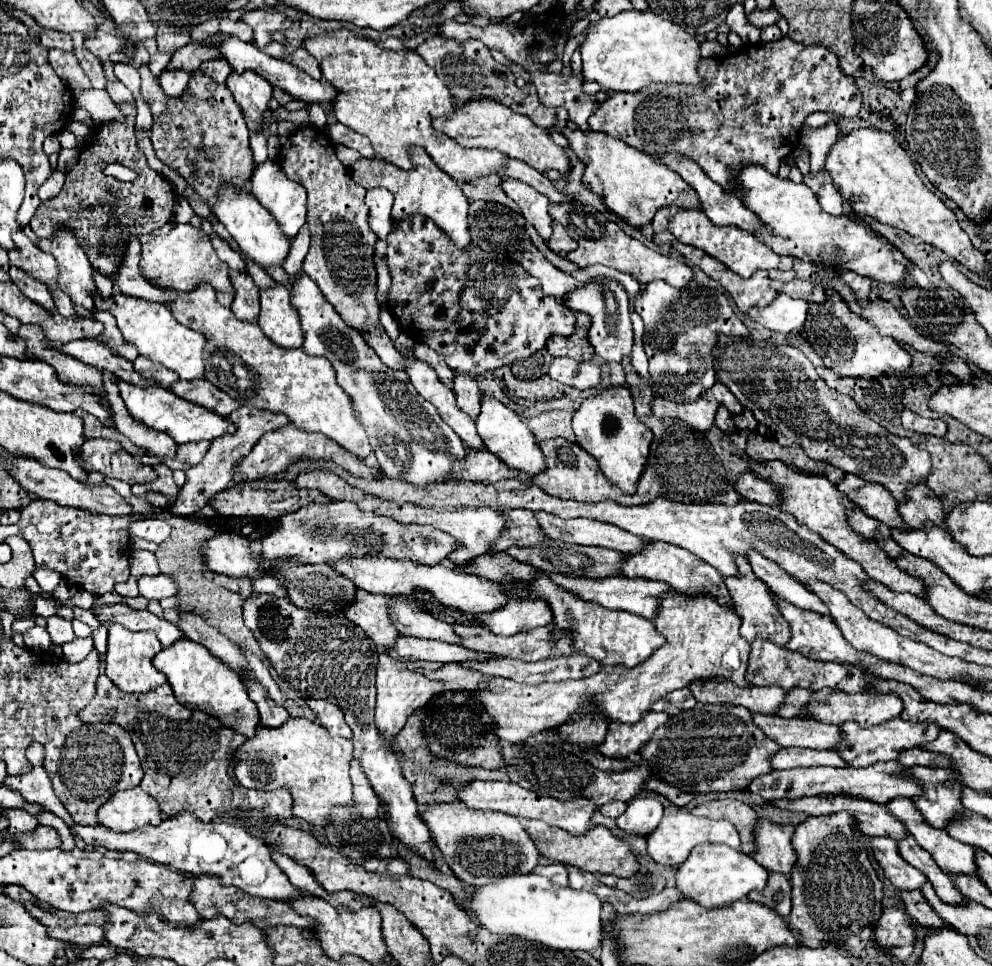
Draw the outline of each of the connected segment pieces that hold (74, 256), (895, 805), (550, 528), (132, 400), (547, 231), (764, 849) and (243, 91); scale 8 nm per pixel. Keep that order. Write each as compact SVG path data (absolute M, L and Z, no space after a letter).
M58 230L50 238L40 238L36 246L56 258L60 290L64 290L74 304L94 310L92 292L96 286L92 280L92 266L88 264L88 258L76 236L72 232Z
M896 798L896 800L890 800L886 804L886 810L888 814L892 814L896 820L900 820L906 830L916 838L916 842L926 850L930 852L930 856L936 860L936 864L948 872L948 874L968 874L968 876L976 876L976 870L974 870L974 848L968 846L968 844L960 844L960 840L954 840L946 830L938 830L938 828L932 828L928 822L924 822L924 818L920 816L920 812L916 812L916 806L912 804L910 798Z
M534 512L534 516L538 520L538 526L550 540L562 540L582 546L602 546L622 554L636 554L640 548L644 548L642 538L606 522L590 518L562 520L548 512Z
M120 380L118 388L120 388L126 408L134 420L144 422L152 430L168 434L176 444L214 440L214 438L220 438L226 434L234 434L234 430L236 430L236 426L230 420L226 420L224 416L220 416L208 408L202 408L198 404L192 404L188 400L182 400L162 386L146 386L144 388L144 386L134 386L134 384Z
M502 180L502 190L520 206L524 218L538 230L538 234L548 240L552 234L552 218L548 214L548 198L536 192L532 186L520 180Z
M758 820L754 832L758 850L754 854L754 860L762 864L768 872L780 872L784 876L790 876L796 864L796 852L790 842L792 834L792 826L778 826L770 824L768 820Z
M232 72L226 80L226 86L234 94L244 116L252 120L262 120L272 98L272 86L262 76L256 76L254 72Z

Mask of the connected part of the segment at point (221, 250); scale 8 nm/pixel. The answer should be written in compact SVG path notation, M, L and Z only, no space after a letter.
M208 234L208 238L212 240L212 246L214 246L216 254L218 254L232 270L240 270L240 272L246 270L246 264L244 264L244 260L242 260L242 256L236 254L218 234Z

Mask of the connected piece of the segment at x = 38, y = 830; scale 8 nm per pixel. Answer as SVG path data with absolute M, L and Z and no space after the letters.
M36 826L32 832L20 834L4 834L4 840L20 844L20 848L28 850L43 850L60 848L60 836L54 828L50 826Z

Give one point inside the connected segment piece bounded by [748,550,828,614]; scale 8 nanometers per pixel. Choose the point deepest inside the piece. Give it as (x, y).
(769, 572)

